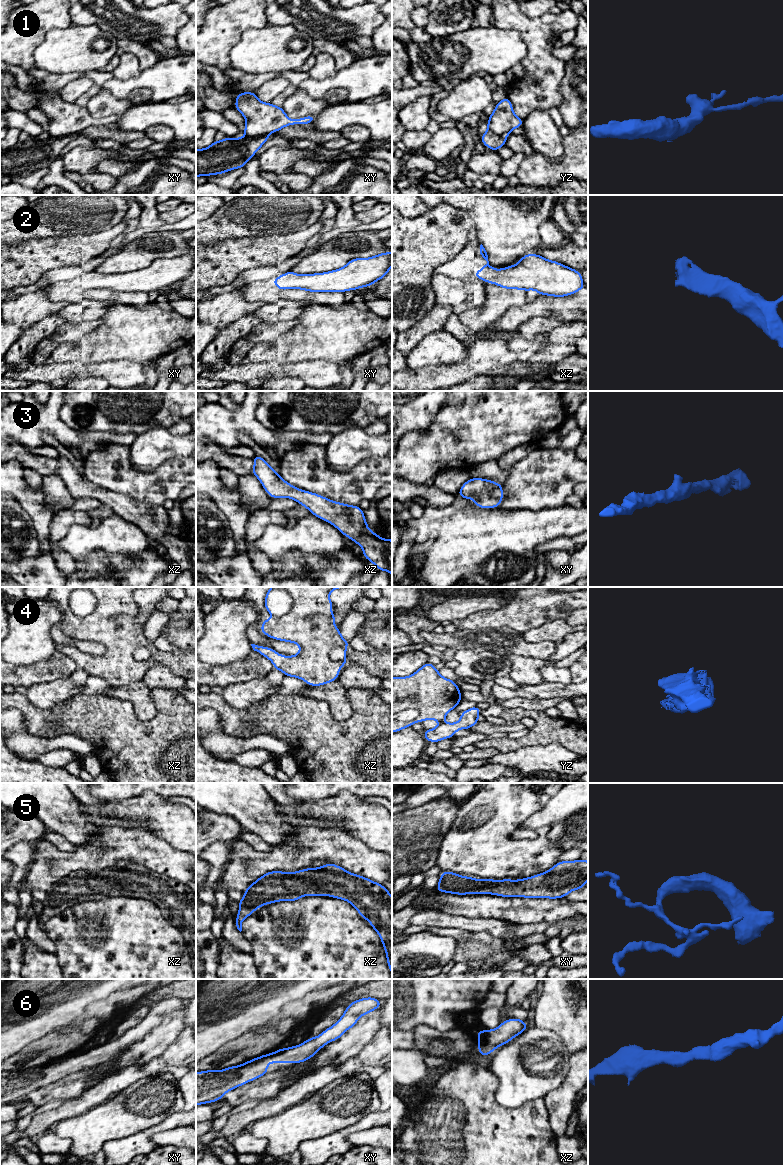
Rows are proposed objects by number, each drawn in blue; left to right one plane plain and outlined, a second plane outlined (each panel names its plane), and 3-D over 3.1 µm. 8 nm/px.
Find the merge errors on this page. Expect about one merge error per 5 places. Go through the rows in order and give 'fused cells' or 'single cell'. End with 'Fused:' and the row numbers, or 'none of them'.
1: fused cells
2: single cell
3: single cell
4: single cell
5: single cell
6: single cell
Fused: 1

